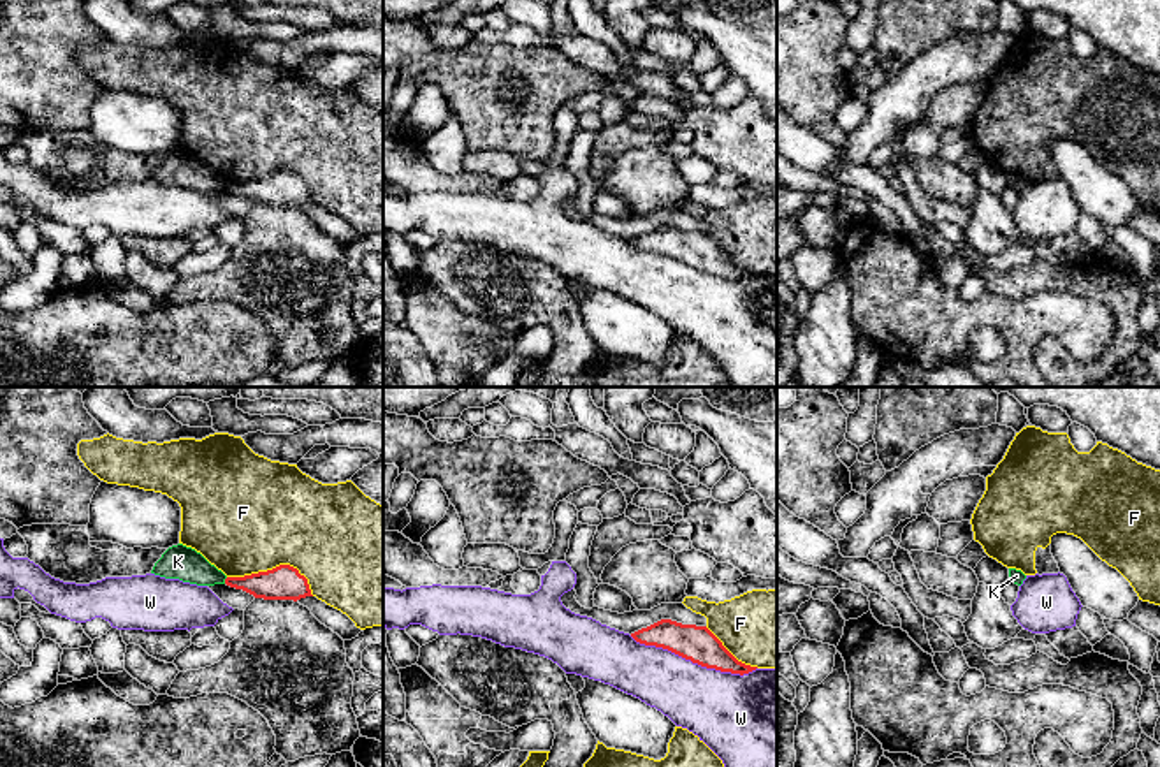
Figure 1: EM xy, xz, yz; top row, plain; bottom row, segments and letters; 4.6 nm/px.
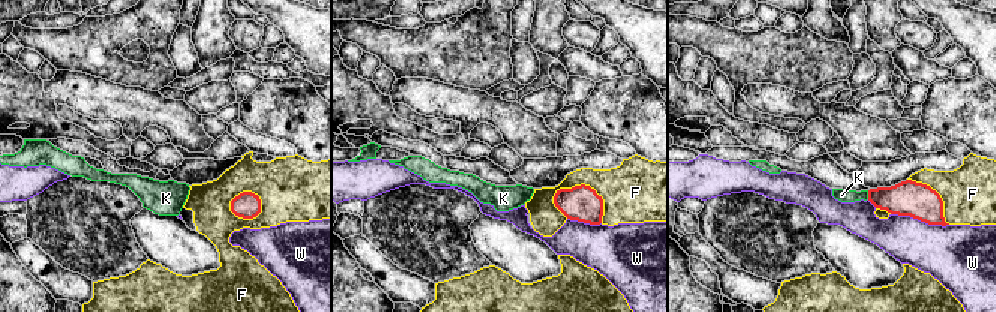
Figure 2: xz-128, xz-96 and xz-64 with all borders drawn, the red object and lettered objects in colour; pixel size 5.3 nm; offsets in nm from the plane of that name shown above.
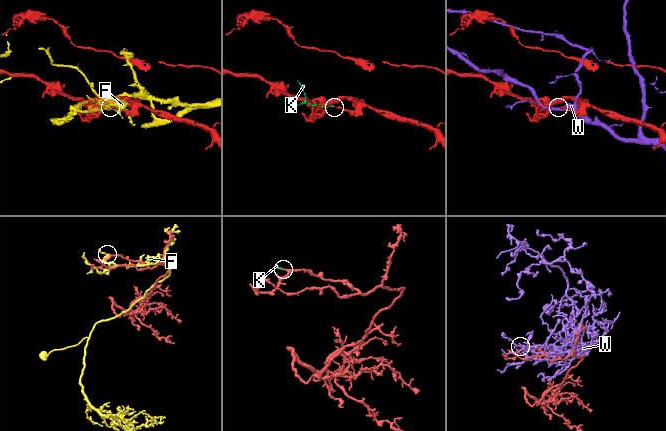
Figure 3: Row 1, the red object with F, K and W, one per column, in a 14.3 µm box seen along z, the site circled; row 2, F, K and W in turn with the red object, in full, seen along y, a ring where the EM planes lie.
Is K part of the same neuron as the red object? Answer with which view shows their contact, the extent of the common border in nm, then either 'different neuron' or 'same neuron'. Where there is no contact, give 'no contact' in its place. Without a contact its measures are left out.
xy | 40 nm | different neuron

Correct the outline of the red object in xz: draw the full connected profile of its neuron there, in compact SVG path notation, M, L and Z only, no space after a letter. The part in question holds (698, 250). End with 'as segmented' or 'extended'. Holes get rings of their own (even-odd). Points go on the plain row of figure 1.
M661 225L631 243L640 250L668 255L707 274L740 281L758 274L738 267L707 232Z | as segmented

